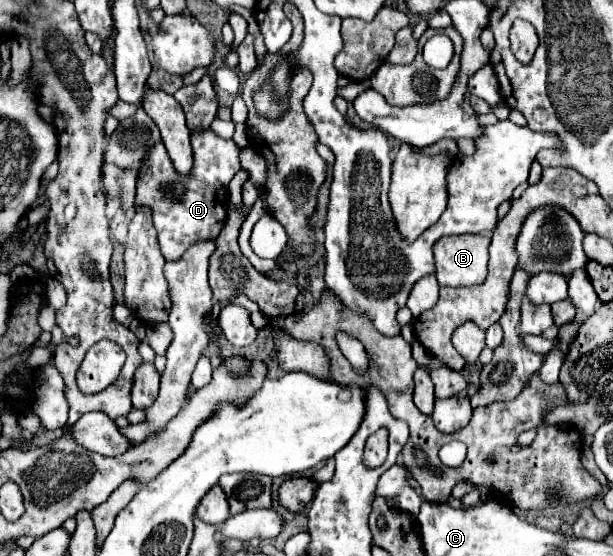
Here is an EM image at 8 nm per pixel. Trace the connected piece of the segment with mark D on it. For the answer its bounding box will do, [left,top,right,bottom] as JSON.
[134,129,242,261]

